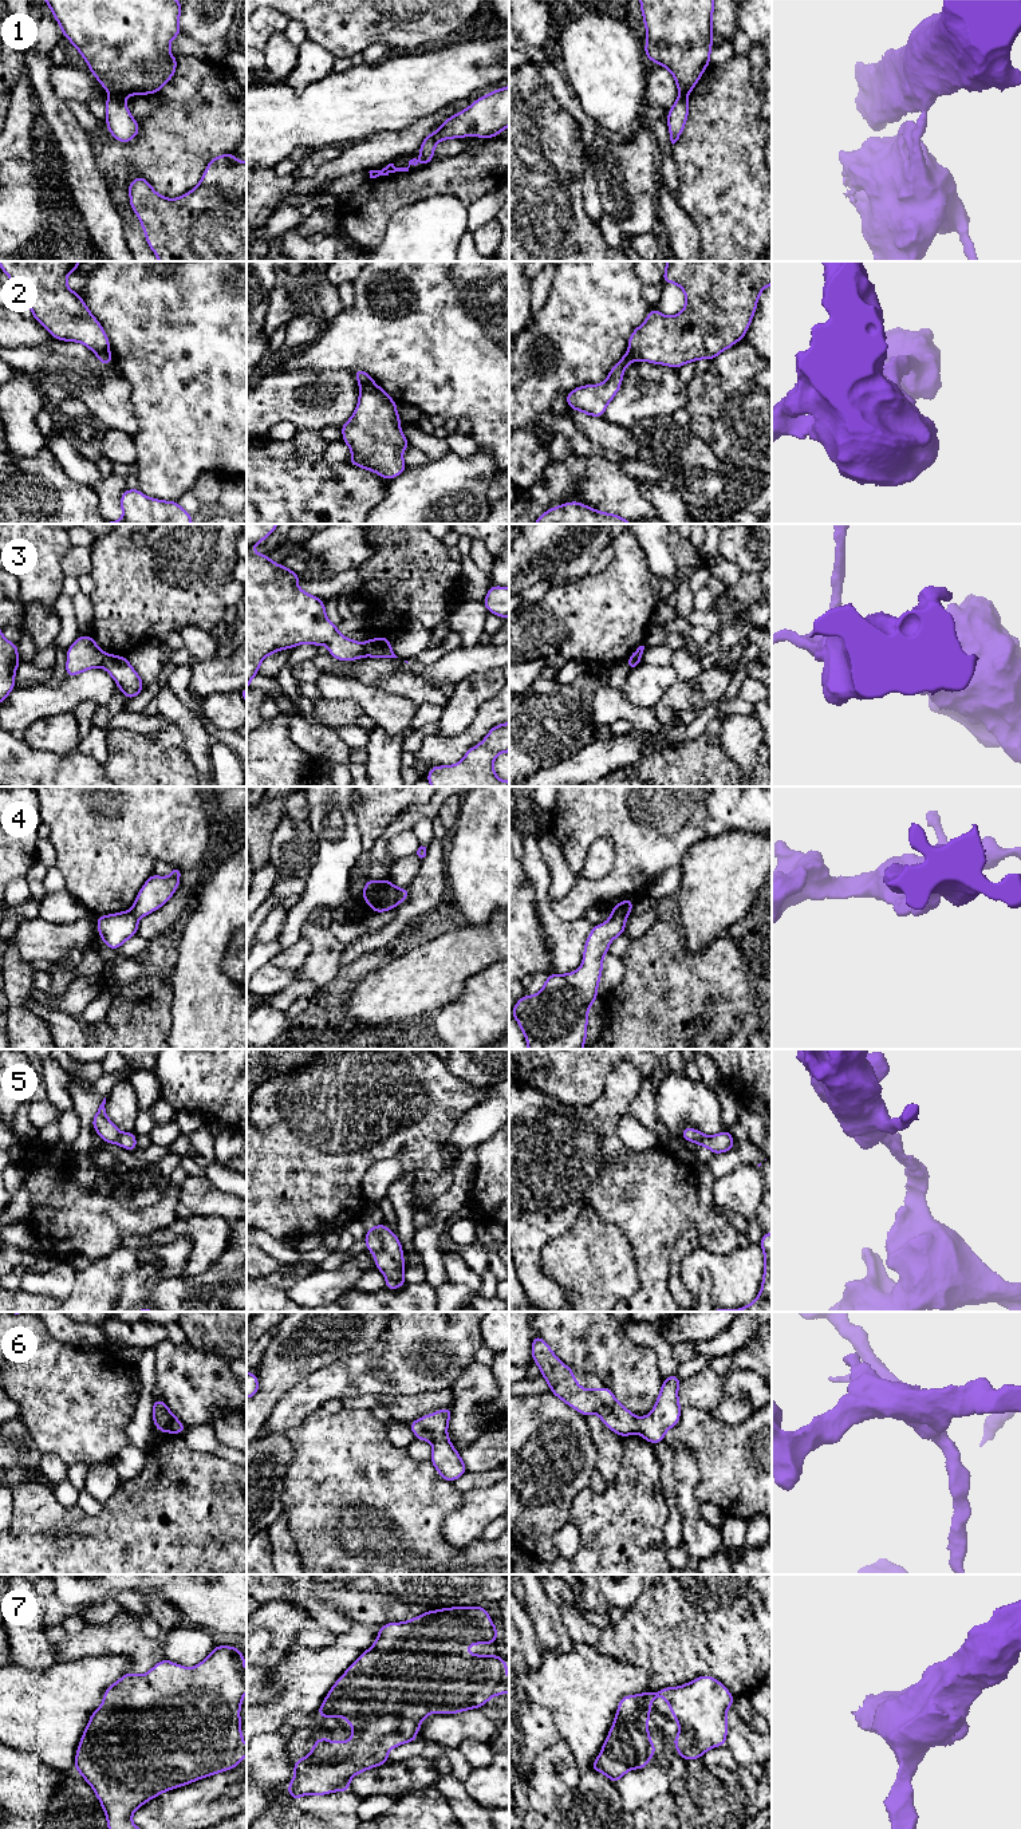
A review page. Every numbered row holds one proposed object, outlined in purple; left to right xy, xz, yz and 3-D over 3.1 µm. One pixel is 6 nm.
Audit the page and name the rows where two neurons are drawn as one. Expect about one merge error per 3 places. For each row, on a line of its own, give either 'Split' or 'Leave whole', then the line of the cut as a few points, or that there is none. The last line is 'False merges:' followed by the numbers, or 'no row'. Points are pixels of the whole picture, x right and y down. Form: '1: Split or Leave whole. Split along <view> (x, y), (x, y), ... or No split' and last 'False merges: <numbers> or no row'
1: Split. Split along yz (681, 94), (686, 95)
2: Split. Split along xy (95, 353), (109, 354)
3: Split. Split along xz (363, 643), (367, 654)
4: Split. Split along yz (611, 913), (626, 915)
5: Leave whole. No split
6: Split. Split along xz (446, 1435), (432, 1442)
7: Leave whole. No split
False merges: 1, 2, 3, 4, 6

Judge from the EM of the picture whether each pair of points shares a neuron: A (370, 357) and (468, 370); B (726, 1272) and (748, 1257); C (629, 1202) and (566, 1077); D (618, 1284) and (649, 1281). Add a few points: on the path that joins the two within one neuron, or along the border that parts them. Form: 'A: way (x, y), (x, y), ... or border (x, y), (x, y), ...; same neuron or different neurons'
A: way (394, 358), (444, 358); same neuron
B: way (732, 1272), (742, 1262); same neuron
C: border (606, 1087), (588, 1104), (562, 1104), (548, 1096); different neurons
D: border (633, 1252), (639, 1286), (626, 1297); different neurons

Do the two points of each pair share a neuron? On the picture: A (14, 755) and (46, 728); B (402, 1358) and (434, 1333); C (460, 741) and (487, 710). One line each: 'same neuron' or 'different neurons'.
A: different neurons
B: same neuron
C: same neuron

